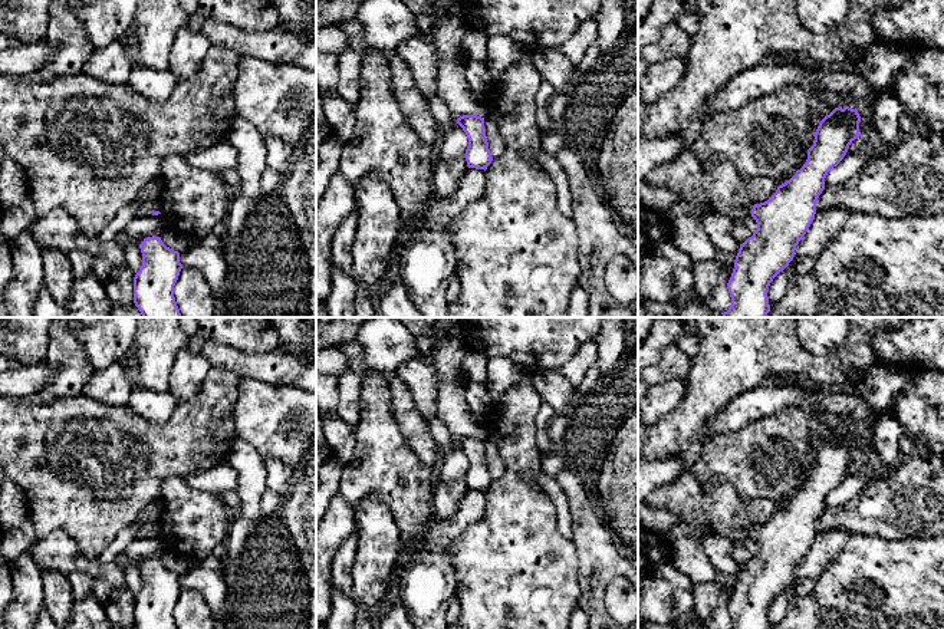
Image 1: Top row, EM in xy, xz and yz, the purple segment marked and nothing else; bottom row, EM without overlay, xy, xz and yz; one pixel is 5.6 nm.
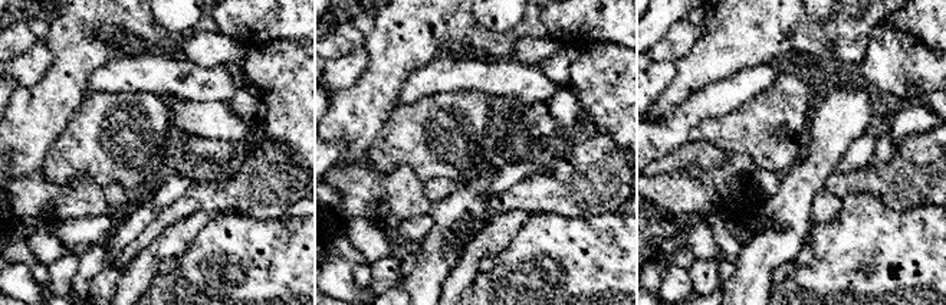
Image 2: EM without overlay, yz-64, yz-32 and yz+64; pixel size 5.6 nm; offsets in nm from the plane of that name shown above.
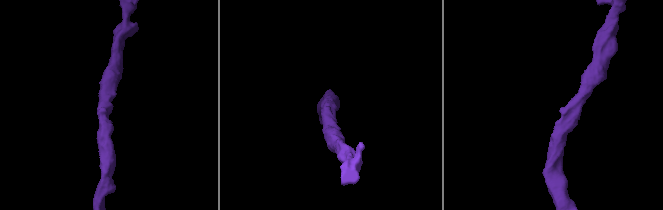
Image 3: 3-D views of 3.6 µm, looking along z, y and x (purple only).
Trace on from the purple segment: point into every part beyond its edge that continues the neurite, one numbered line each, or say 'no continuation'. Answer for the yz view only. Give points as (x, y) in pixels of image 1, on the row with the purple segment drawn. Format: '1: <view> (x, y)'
1: yz (717, 188)

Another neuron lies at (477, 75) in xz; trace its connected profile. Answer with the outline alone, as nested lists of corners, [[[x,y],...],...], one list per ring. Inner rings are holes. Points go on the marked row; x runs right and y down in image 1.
[[[467,60],[464,73],[468,85],[476,92],[483,92],[490,85],[487,63]]]

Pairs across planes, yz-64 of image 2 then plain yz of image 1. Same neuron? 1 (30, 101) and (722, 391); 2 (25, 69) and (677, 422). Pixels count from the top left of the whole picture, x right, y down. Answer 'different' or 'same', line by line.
1: same
2: different

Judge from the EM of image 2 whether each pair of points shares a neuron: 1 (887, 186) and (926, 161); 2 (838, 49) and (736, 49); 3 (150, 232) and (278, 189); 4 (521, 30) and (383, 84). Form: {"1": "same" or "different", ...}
{"1": "same", "2": "same", "3": "same", "4": "same"}

